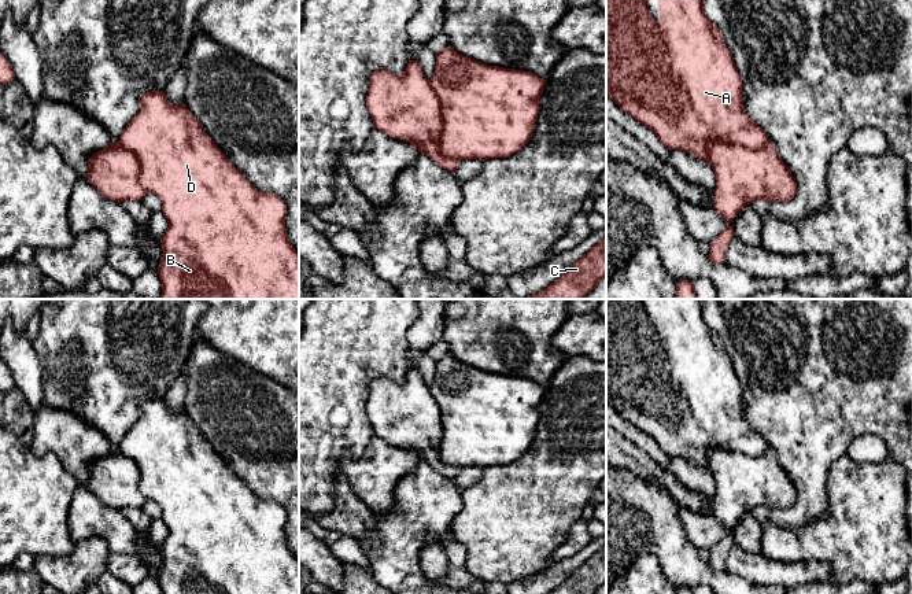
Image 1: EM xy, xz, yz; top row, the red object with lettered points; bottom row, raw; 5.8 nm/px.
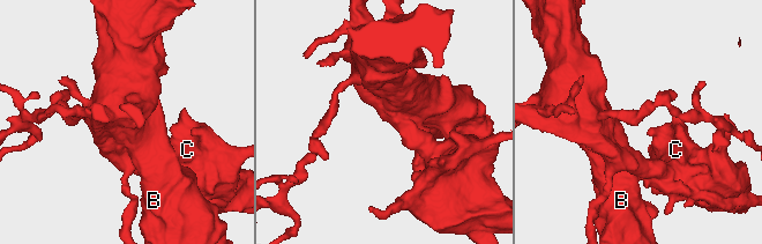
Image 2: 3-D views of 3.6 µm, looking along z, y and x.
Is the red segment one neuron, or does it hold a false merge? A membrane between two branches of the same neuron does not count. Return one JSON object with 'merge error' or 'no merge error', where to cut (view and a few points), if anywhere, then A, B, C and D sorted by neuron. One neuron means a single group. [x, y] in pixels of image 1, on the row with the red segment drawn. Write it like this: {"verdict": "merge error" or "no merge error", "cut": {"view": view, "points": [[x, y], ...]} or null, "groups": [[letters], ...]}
{"verdict": "merge error", "cut": {"view": "xz", "points": [[428, 80], [440, 107], [438, 150], [458, 161]]}, "groups": [["A", "B", "D"], ["C"]]}

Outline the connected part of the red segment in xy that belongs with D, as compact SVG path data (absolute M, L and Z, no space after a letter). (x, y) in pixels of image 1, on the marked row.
M163 91L145 92L140 100L141 110L126 125L118 144L137 156L139 181L144 192L160 199L169 222L160 237L160 299L299 299L299 254L285 229L284 200L258 191L208 137L185 103L173 106Z

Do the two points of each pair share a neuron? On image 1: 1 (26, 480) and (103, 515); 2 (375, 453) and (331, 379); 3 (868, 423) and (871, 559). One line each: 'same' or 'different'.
1: different
2: different
3: different

